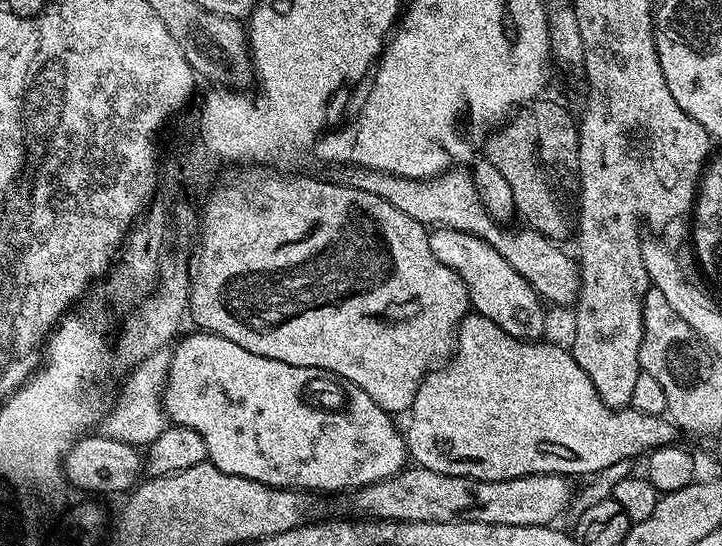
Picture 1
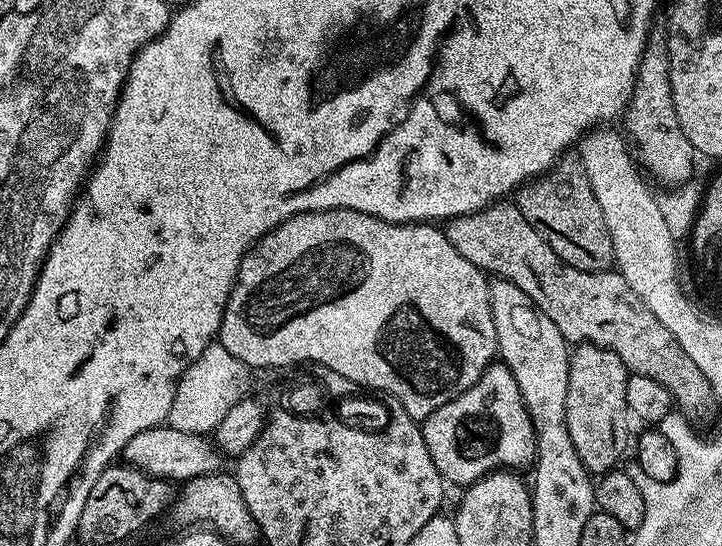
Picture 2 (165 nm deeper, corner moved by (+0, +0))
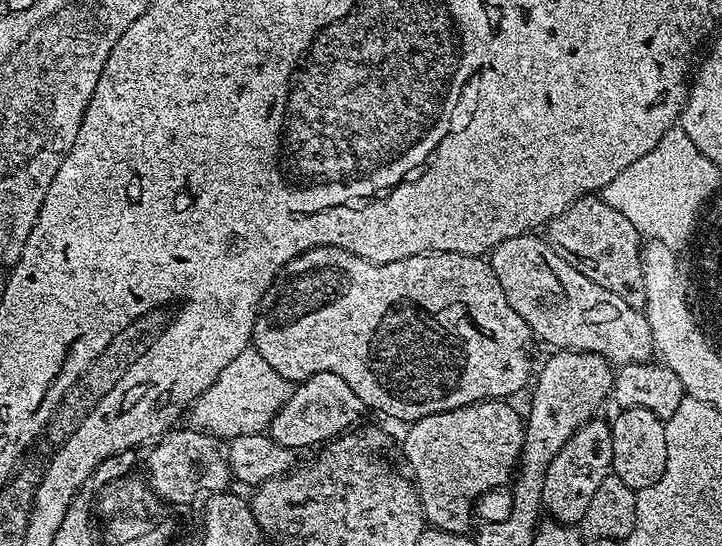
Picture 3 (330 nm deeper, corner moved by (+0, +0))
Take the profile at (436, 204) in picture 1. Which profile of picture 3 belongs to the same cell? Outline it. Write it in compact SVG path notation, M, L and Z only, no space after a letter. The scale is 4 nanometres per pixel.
M529 234L506 238L490 253L492 272L498 278L510 306L532 327L533 333L539 339L541 336L546 343L553 344L553 349L600 355L612 366L649 363L656 352L656 343L647 315L637 305L628 304L618 298L618 294L598 286L598 282L590 282L586 274L574 270L570 262L561 258L547 239L540 237L539 240L538 237Z

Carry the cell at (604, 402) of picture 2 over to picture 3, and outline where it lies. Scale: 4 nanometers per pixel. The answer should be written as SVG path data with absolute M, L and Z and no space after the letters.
M590 419L581 426L562 446L561 452L554 457L548 471L542 477L543 511L560 524L579 525L586 514L586 506L590 506L590 498L594 498L598 486L602 486L602 482L606 482L606 478L612 472L612 425L607 419L600 419Z

